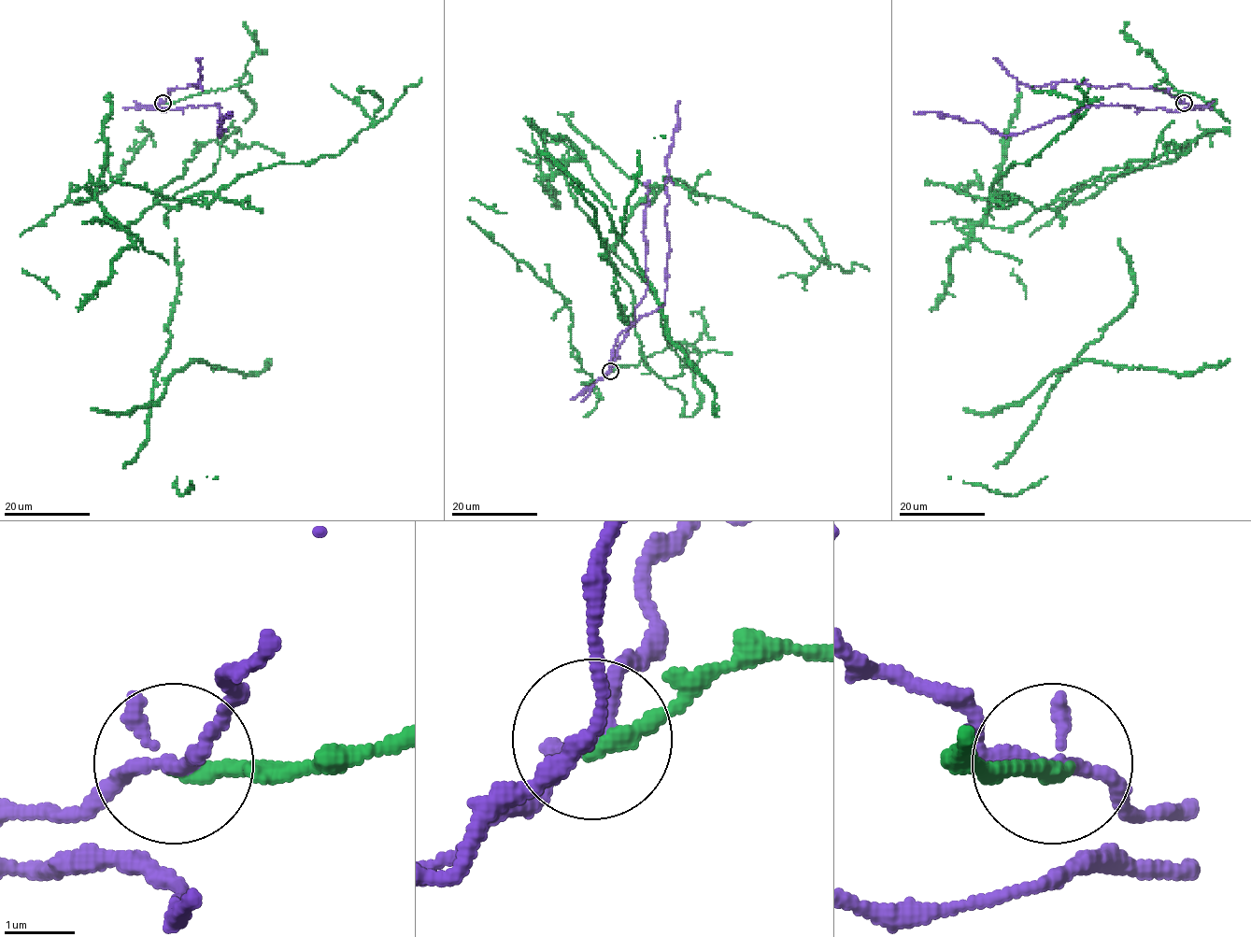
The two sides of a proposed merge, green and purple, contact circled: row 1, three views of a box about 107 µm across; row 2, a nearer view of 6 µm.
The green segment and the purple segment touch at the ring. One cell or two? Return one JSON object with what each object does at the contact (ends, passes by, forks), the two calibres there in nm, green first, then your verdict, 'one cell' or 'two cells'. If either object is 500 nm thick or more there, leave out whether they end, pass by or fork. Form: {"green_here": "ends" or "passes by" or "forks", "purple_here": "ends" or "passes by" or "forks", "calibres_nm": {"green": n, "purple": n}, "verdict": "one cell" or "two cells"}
{"green_here": "ends", "purple_here": "passes by", "calibres_nm": {"green": 260, "purple": 200}, "verdict": "two cells"}

